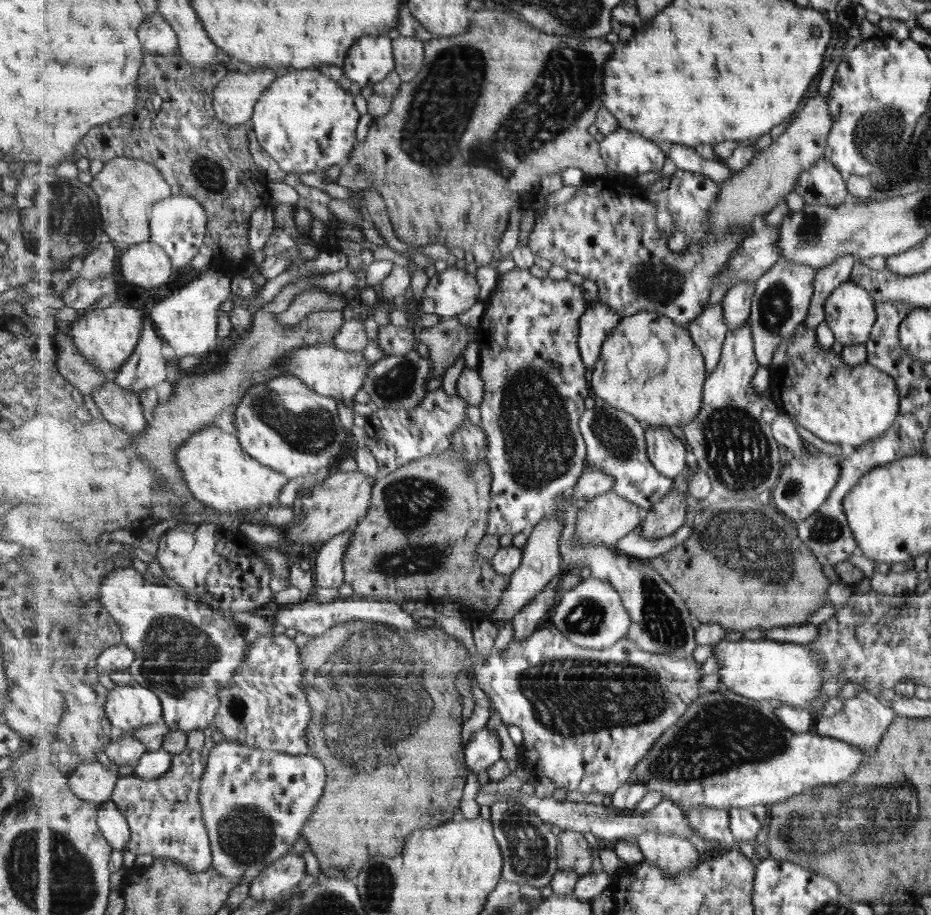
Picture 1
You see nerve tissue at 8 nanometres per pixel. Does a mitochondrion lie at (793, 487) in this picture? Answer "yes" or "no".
yes

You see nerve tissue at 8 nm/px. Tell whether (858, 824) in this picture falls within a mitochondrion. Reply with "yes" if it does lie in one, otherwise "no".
yes

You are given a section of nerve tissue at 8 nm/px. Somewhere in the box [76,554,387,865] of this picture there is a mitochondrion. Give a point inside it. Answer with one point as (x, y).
(176, 654)

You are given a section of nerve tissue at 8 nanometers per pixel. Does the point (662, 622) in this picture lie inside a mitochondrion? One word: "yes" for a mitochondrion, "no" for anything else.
yes

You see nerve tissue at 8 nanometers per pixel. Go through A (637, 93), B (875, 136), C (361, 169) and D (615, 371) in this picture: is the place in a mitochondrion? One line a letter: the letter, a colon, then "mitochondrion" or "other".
A: other
B: mitochondrion
C: mitochondrion
D: other

